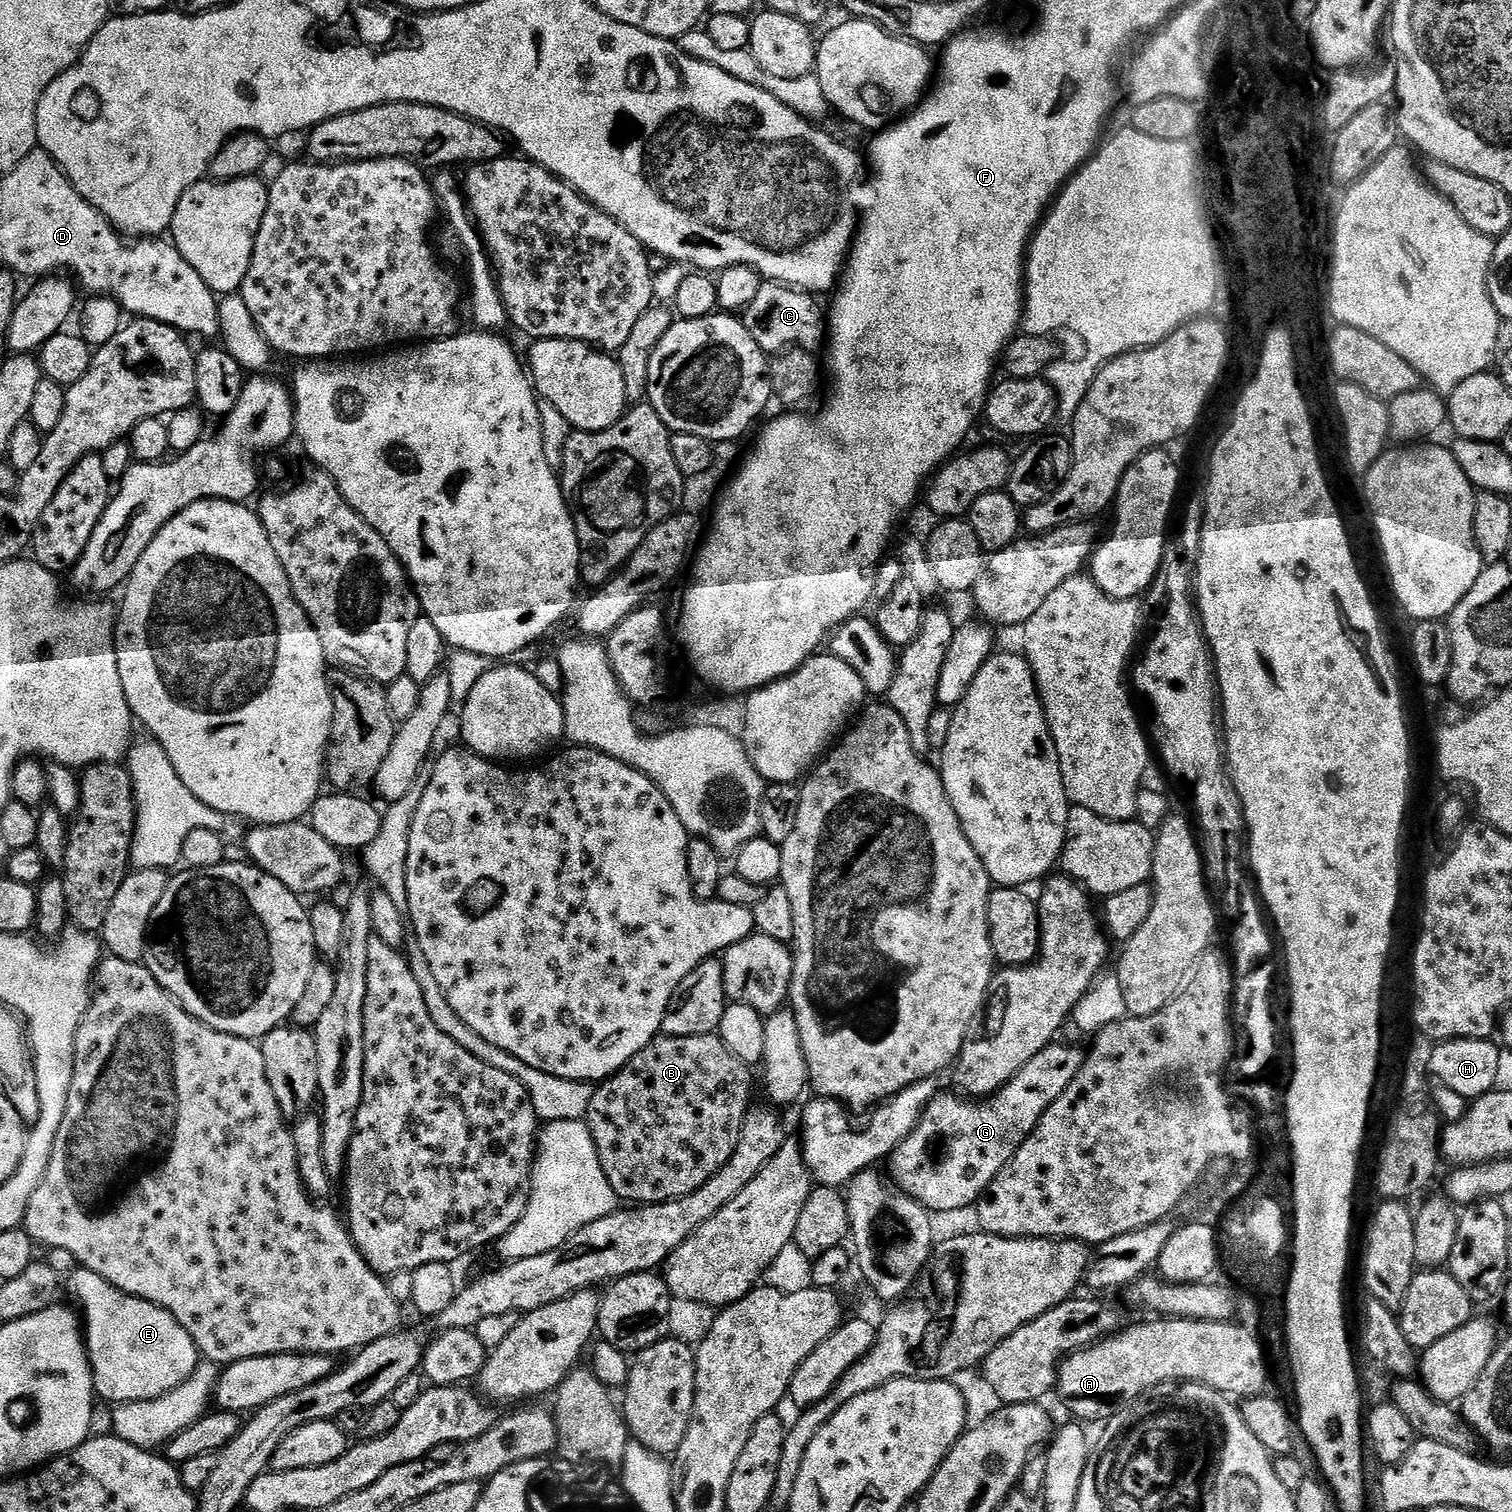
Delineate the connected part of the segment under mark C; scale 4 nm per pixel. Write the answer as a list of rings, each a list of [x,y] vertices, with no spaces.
[[[764,282],[754,302],[744,308],[742,319],[746,330],[750,330],[750,338],[758,342],[765,354],[779,354],[789,348],[815,353],[816,348],[823,349],[826,344],[826,308],[820,305],[820,300],[819,295],[795,286]]]

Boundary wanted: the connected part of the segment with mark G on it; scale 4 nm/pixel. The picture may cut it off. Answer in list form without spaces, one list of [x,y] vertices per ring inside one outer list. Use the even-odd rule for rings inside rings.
[[[1053,1042],[1034,1054],[1034,1058],[1030,1058],[1030,1062],[1026,1062],[1026,1066],[1022,1066],[1022,1070],[1018,1070],[1018,1074],[1014,1074],[1006,1086],[987,1098],[965,1098],[955,1091],[937,1091],[936,1097],[926,1106],[918,1126],[914,1126],[912,1133],[892,1151],[887,1161],[886,1168],[889,1168],[887,1171],[892,1183],[908,1196],[914,1197],[932,1214],[971,1209],[984,1195],[990,1182],[994,1182],[996,1175],[1008,1165],[1010,1158],[1014,1158],[1022,1142],[1026,1142],[1029,1134],[1036,1129],[1042,1114],[1046,1114],[1058,1094],[1062,1094],[1062,1090],[1074,1082],[1074,1074],[1082,1070],[1085,1053],[1060,1043]]]

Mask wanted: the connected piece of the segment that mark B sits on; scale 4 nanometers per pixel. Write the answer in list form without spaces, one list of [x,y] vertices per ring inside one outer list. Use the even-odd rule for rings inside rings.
[[[661,1034],[603,1081],[590,1098],[586,1123],[617,1198],[629,1200],[632,1206],[661,1204],[686,1198],[698,1186],[706,1186],[730,1162],[730,1154],[738,1146],[744,1119],[753,1103],[752,1072],[749,1065],[730,1054],[719,1035],[678,1038]]]

